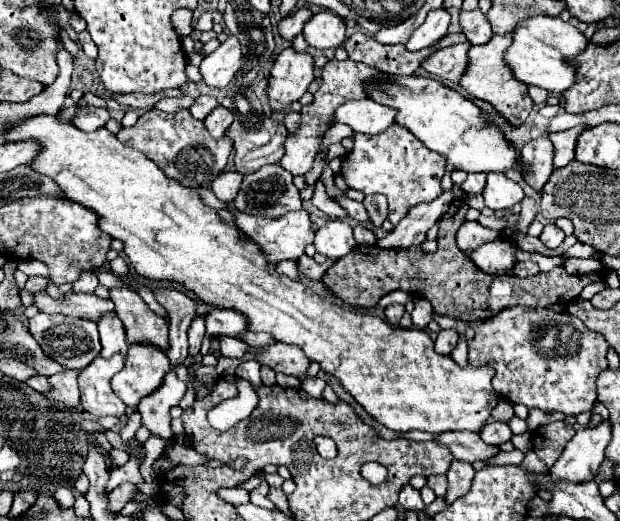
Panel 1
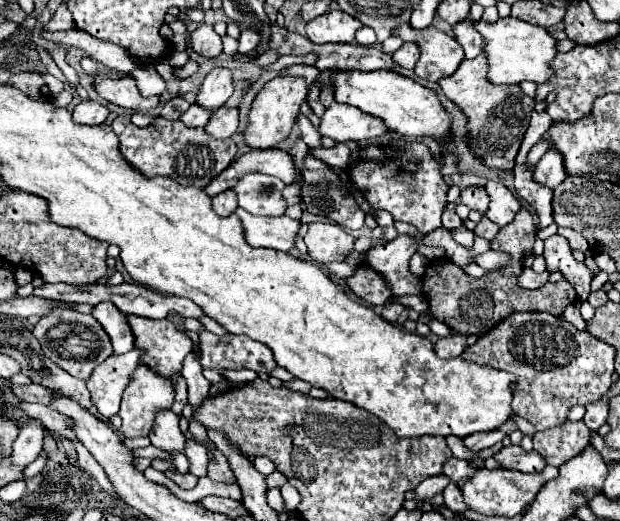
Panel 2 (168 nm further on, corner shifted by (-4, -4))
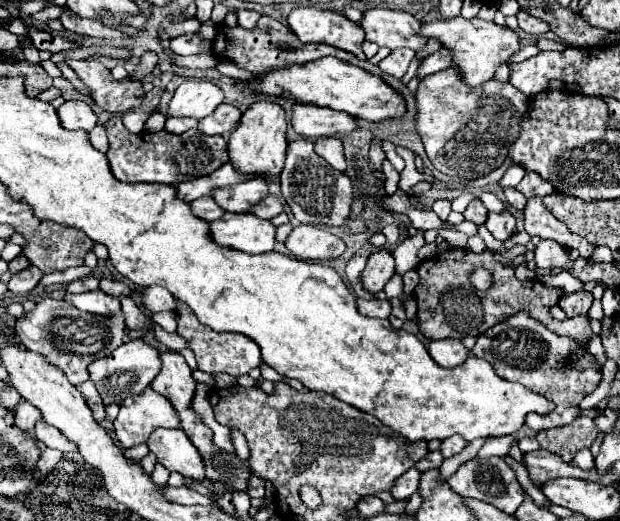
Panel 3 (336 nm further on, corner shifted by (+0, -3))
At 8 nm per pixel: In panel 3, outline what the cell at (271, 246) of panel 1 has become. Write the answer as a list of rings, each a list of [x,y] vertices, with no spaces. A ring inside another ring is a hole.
[[[225,213],[219,221],[211,223],[211,235],[219,245],[227,245],[227,247],[251,253],[251,255],[271,251],[275,247],[275,233],[277,233],[277,227],[271,221],[261,219],[261,217],[253,217],[253,213],[243,213],[243,215]]]

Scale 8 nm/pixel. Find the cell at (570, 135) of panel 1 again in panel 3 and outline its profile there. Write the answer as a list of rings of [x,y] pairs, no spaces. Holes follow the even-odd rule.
[[[527,173],[523,177],[523,181],[517,185],[517,189],[525,195],[525,197],[533,197],[533,195],[539,195],[539,197],[545,197],[549,193],[553,193],[553,185],[549,185],[549,181],[545,181],[543,177],[537,177],[537,173]]]

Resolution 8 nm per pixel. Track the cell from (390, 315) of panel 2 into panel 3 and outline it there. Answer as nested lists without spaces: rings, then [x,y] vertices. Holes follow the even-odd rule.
[[[357,299],[357,307],[359,307],[359,313],[361,315],[367,315],[367,317],[389,317],[391,315],[391,303],[385,299],[373,299],[373,301],[365,301],[365,299]]]

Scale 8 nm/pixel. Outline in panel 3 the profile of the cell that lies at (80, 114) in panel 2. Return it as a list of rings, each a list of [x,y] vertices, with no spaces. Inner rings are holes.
[[[65,101],[57,115],[65,129],[85,129],[91,131],[97,125],[97,115],[85,101]]]

